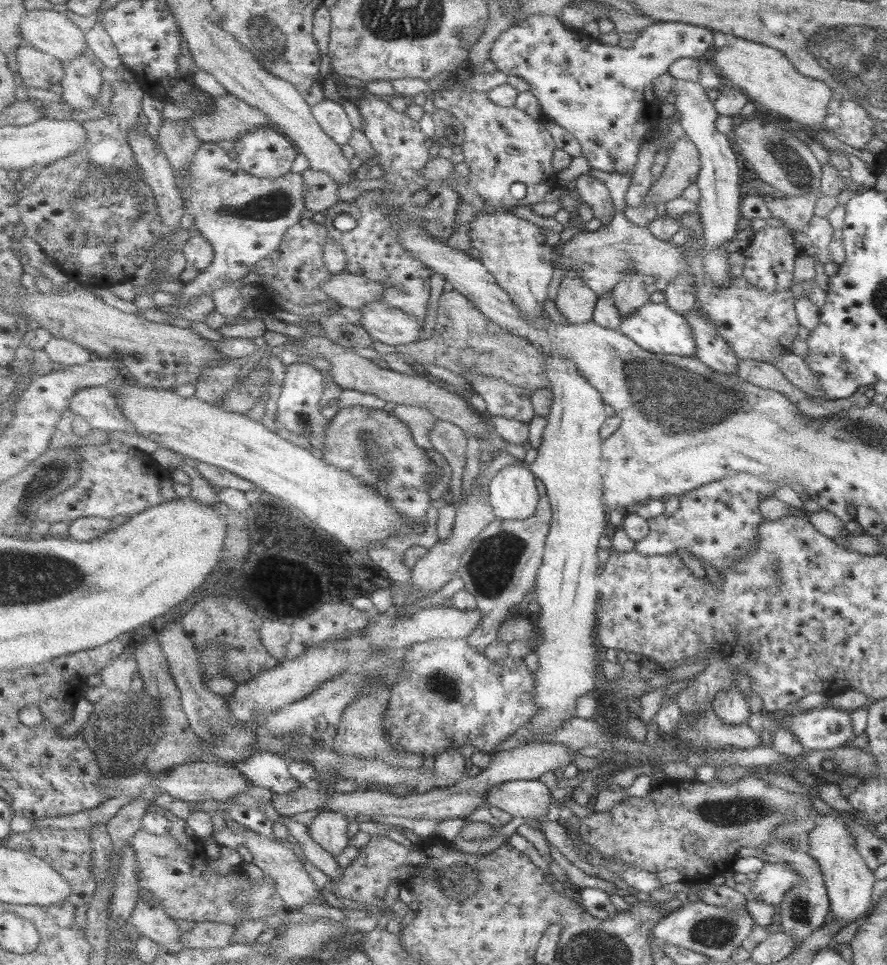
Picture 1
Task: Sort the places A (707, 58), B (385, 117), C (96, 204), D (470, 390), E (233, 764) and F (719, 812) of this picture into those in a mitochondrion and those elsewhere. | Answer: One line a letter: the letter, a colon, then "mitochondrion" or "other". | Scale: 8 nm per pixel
A: other
B: other
C: mitochondrion
D: other
E: other
F: mitochondrion

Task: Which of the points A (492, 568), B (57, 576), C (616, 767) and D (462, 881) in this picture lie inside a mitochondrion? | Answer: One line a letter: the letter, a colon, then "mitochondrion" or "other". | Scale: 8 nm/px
A: mitochondrion
B: mitochondrion
C: other
D: mitochondrion

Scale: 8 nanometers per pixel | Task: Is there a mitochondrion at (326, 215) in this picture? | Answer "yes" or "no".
no

